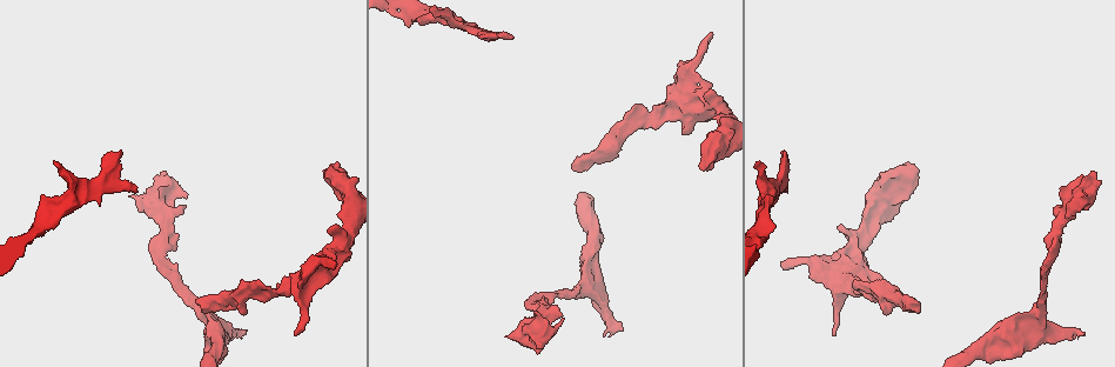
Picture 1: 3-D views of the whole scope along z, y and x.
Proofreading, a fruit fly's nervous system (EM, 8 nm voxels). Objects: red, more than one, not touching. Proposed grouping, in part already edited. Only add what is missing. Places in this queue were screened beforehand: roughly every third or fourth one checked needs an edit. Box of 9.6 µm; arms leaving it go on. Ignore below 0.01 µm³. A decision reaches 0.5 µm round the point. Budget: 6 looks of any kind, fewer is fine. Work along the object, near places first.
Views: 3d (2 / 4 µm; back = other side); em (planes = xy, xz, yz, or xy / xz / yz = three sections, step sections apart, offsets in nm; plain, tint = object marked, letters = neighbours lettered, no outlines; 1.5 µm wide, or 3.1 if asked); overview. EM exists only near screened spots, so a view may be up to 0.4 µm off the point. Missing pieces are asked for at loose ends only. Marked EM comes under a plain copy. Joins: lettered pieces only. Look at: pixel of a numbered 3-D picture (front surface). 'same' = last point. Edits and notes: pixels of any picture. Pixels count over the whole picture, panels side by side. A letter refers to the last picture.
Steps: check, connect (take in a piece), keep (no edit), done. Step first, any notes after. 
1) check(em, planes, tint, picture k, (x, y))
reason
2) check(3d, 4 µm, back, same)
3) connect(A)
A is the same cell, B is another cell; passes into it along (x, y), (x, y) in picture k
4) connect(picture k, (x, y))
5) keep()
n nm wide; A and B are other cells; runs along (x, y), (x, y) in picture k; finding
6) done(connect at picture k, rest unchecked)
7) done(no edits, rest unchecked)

check(em, planes, letters, picture 1, (574, 170))
free end

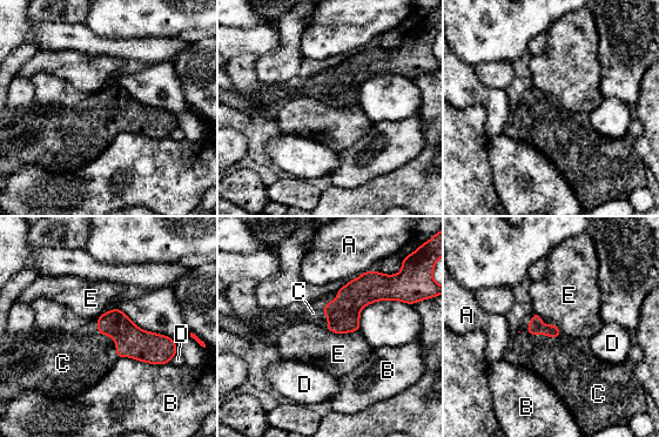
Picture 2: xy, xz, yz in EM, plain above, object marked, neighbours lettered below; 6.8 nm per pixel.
connect(C)
C is the same cell, A, B, D and E are other cells; passes into it along (535, 327), (543, 334), (564, 363) in picture 2; the cell continues

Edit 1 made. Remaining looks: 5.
check(em, planes, letters, picture 1, (683, 131))
an open end

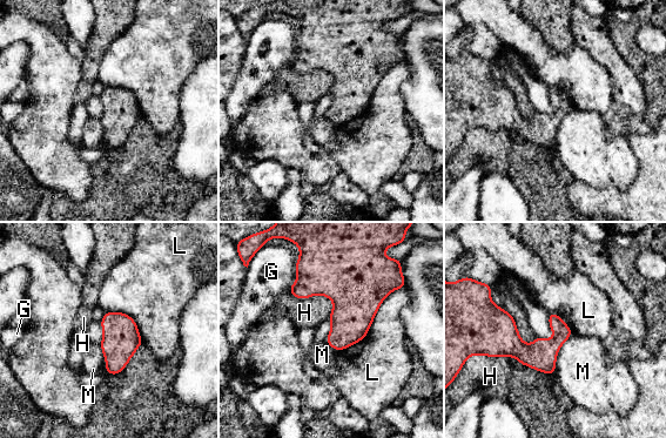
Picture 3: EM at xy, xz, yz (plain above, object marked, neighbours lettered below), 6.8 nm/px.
keep()
G, H, L and M are other cells; border along (572, 331), (557, 354), (554, 371) in picture 3; none of them fits

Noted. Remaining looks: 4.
check(em, xz, step 4, letters, picture 1, (335, 266))
an open end

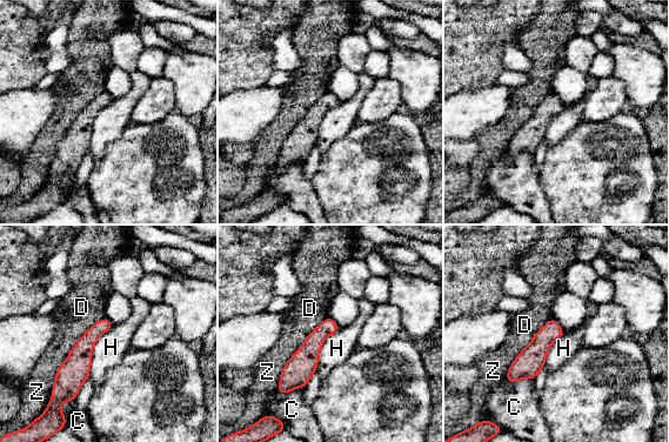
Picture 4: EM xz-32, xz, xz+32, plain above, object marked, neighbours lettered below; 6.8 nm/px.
keep()
110 nm wide; C, D, H and Z are other cells; runs along (105, 321), (71, 375), (71, 397) in picture 4; no lettered piece goes on from it

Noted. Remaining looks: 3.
done(connect at picture 2, rest unchecked)

